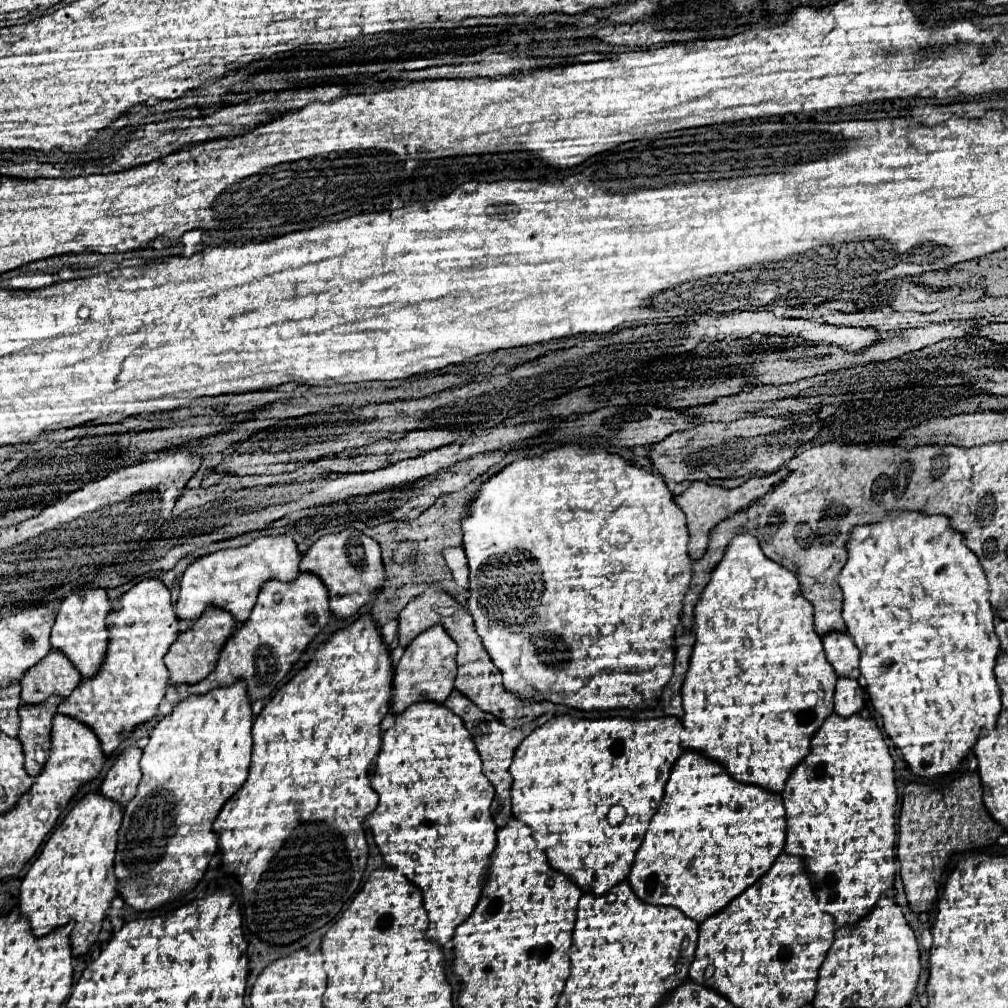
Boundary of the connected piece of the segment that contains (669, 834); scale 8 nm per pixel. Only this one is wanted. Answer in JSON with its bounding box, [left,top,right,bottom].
[628,752,786,924]

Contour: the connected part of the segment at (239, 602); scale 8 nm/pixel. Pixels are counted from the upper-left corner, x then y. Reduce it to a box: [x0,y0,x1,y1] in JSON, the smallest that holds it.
[176,536,300,624]

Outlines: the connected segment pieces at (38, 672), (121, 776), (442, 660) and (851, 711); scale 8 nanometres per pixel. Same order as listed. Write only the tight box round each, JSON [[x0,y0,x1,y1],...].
[[22,650,82,706],[102,748,140,808],[392,626,456,714],[834,678,864,718]]

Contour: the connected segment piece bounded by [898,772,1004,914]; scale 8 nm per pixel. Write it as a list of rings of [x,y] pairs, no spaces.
[[[978,772],[960,774],[944,790],[932,790],[928,784],[908,784],[898,818],[898,860],[910,910],[920,914],[934,908],[952,854],[992,846],[1002,834],[1004,828],[984,808]]]

